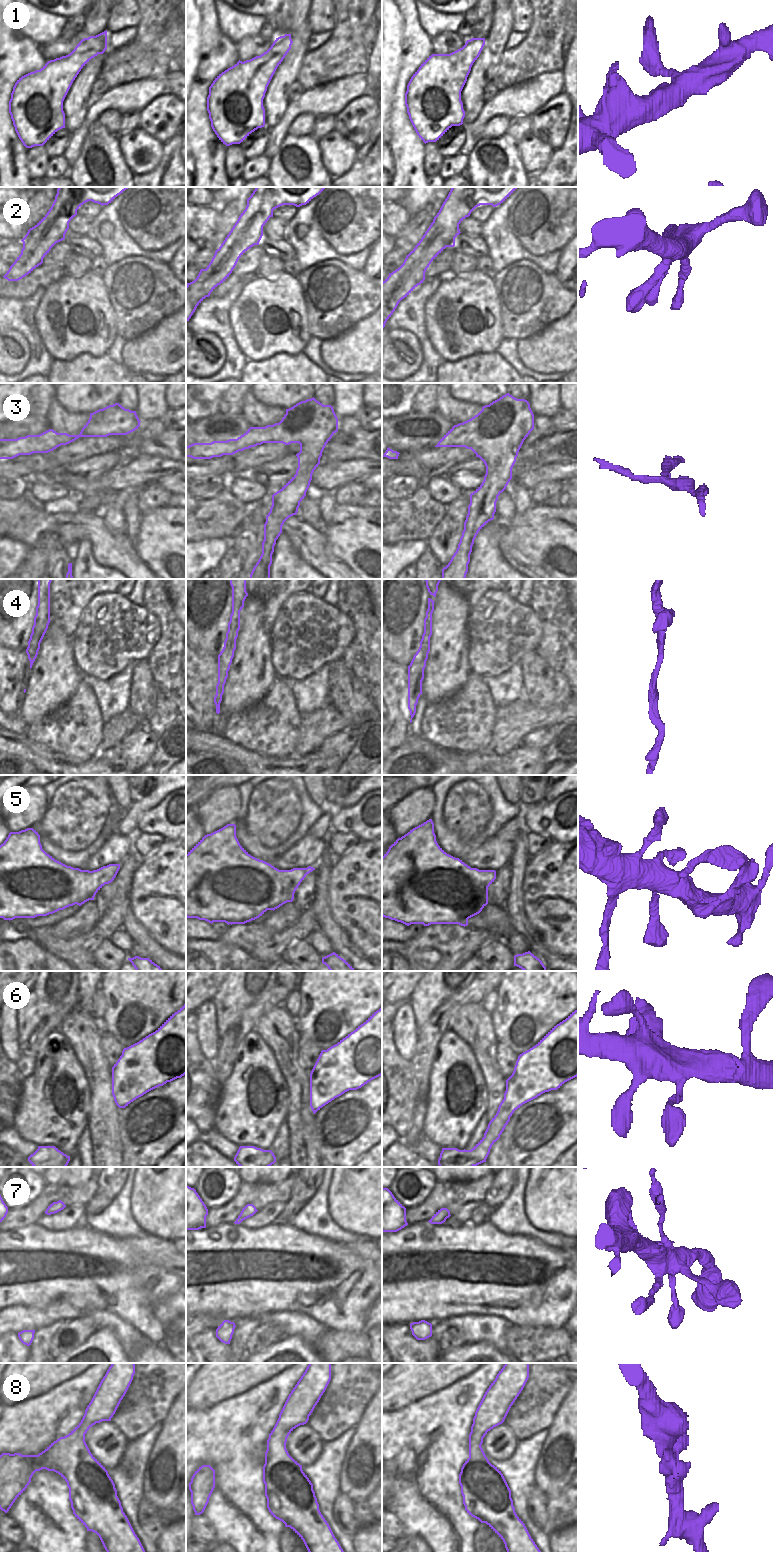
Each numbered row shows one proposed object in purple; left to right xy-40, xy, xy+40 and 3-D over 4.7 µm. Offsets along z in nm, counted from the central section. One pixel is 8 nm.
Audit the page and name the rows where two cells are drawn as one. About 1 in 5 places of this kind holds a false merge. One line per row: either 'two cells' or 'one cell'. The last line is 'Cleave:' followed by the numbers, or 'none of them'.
1: one cell
2: one cell
3: one cell
4: one cell
5: one cell
6: one cell
7: one cell
8: one cell
Cleave: none of them

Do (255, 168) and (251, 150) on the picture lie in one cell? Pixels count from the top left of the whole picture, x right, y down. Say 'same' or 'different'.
different

